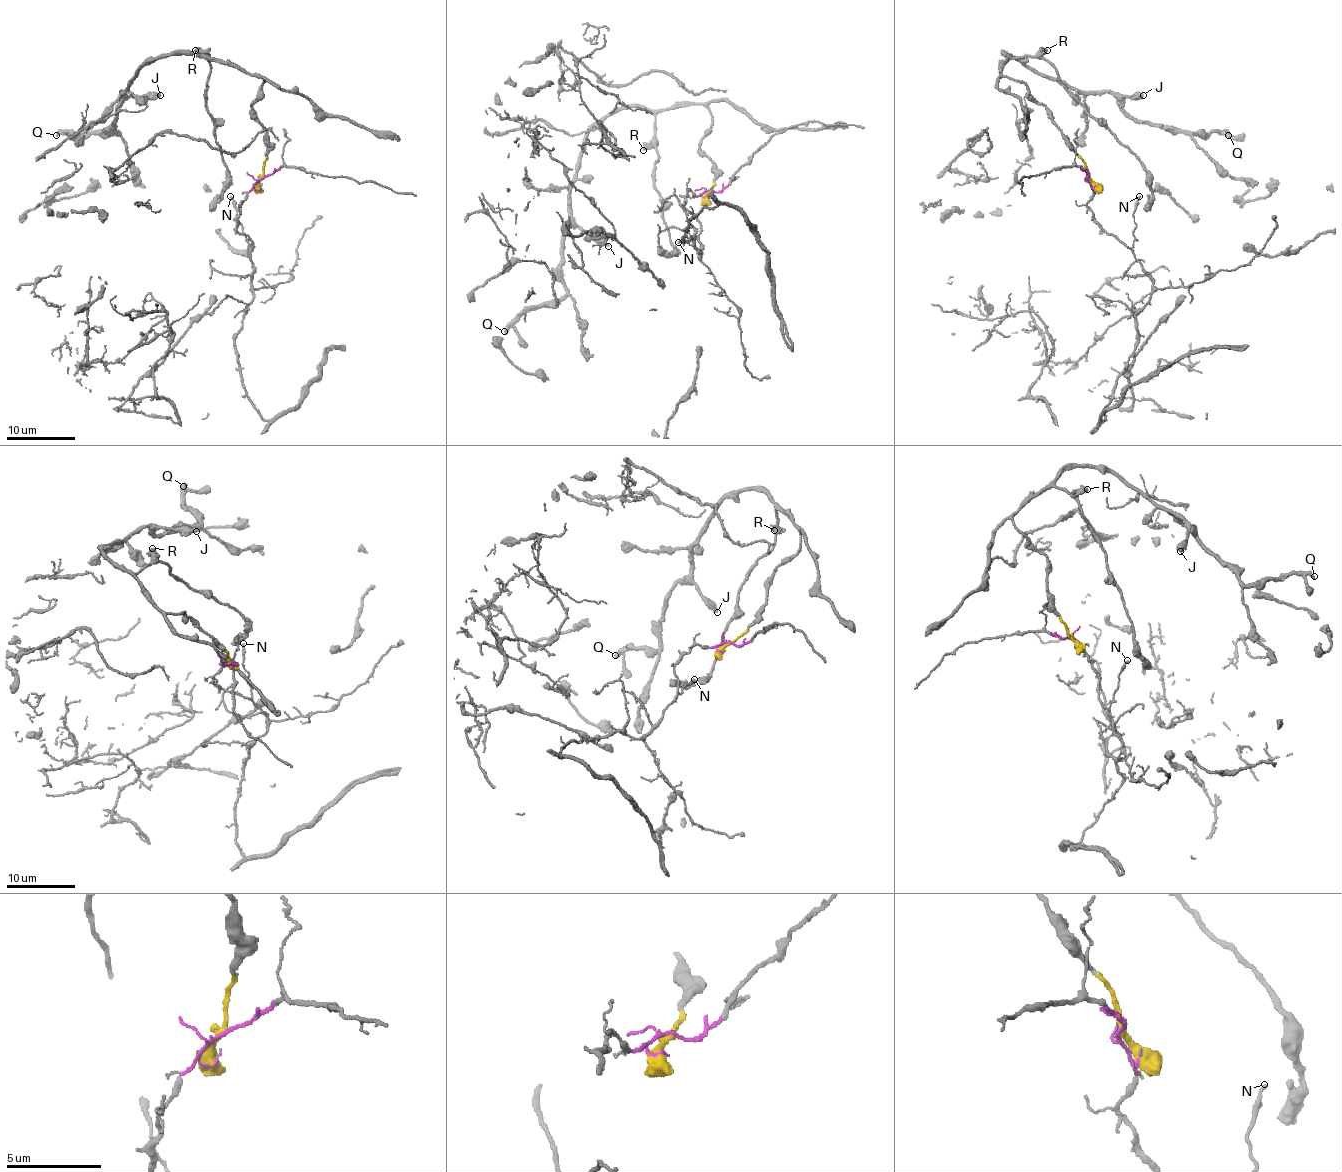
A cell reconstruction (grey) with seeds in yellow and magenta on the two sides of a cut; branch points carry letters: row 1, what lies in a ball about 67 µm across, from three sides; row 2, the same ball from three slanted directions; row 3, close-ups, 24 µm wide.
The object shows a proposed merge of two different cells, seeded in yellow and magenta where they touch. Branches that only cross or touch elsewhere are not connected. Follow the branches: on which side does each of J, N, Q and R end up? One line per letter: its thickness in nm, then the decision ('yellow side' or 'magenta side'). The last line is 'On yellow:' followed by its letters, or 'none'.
J: calibre 400 nm; yellow side
N: calibre 170 nm; magenta side
Q: calibre 400 nm; yellow side
R: calibre 400 nm; yellow side
On yellow: J, Q, R

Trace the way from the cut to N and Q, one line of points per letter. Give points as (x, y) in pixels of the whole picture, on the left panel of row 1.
N: (263, 178), (249, 192), (237, 221), (237, 229), (252, 241), (252, 247), (230, 195)
Q: (263, 176), (266, 129), (252, 101), (264, 82), (206, 57), (153, 57), (122, 91), (117, 132), (56, 135)

